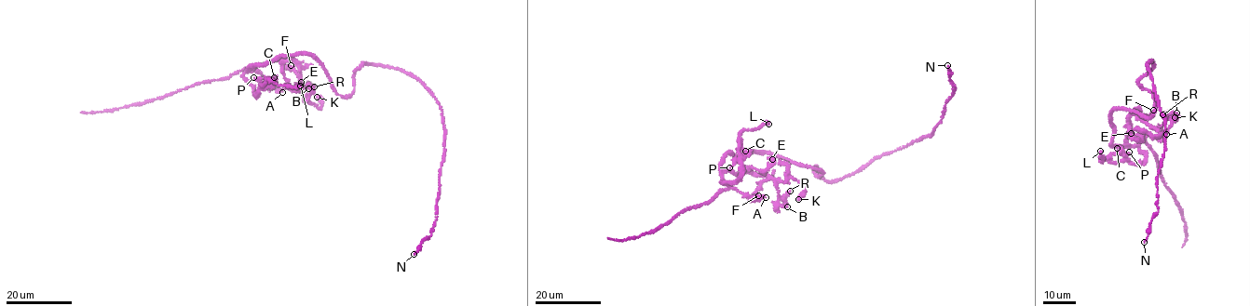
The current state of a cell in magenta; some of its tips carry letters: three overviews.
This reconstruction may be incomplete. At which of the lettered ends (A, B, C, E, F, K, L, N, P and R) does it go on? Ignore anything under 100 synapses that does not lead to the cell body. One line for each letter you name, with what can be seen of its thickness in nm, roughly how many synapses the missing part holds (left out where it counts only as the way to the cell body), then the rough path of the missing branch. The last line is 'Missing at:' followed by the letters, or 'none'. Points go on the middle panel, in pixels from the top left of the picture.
Missing at: none

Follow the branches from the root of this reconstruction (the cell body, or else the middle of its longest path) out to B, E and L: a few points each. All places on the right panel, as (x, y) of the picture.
B: (1153, 114), (1146, 118), (1114, 110), (1109, 114), (1112, 143), (1126, 144), (1133, 113), (1158, 127), (1176, 113)
E: (1153, 114), (1114, 110), (1112, 143), (1126, 144), (1128, 121), (1140, 139), (1131, 133)
L: (1153, 114), (1118, 108), (1109, 114), (1112, 143), (1137, 146), (1143, 163), (1101, 161), (1100, 151)

